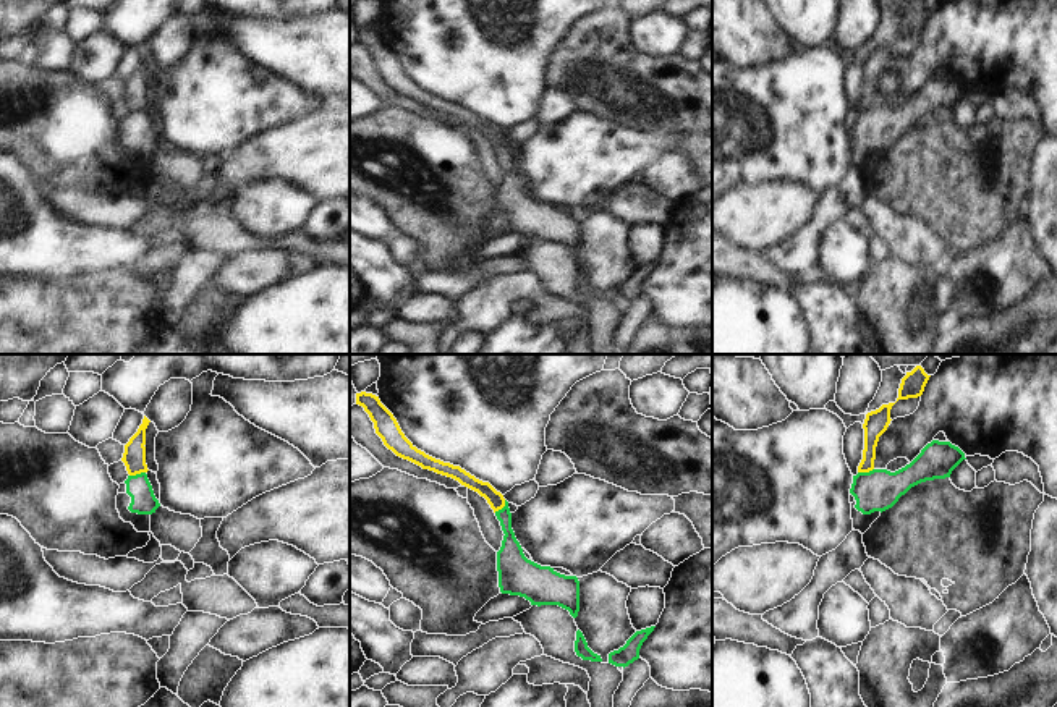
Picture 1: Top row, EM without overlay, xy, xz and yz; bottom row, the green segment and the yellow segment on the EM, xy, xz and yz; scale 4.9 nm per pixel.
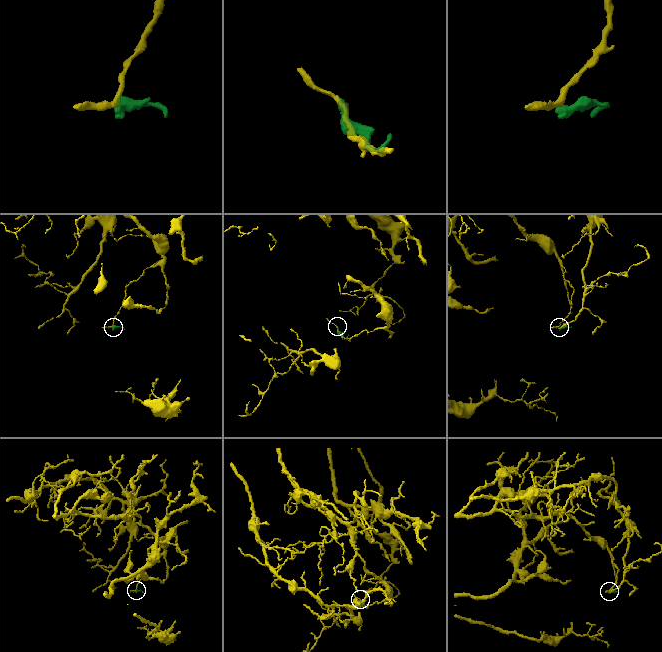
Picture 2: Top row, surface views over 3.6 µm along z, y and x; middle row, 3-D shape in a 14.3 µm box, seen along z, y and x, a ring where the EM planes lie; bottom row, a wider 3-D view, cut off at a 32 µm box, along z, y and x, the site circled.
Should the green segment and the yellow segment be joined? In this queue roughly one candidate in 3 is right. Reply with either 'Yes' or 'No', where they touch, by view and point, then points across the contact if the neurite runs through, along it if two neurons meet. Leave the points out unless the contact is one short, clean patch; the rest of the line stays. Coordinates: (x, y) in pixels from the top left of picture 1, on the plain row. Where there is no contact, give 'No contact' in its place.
No. Touches green at xy (136, 112). Boundary: xy (144, 109), (130, 114).

